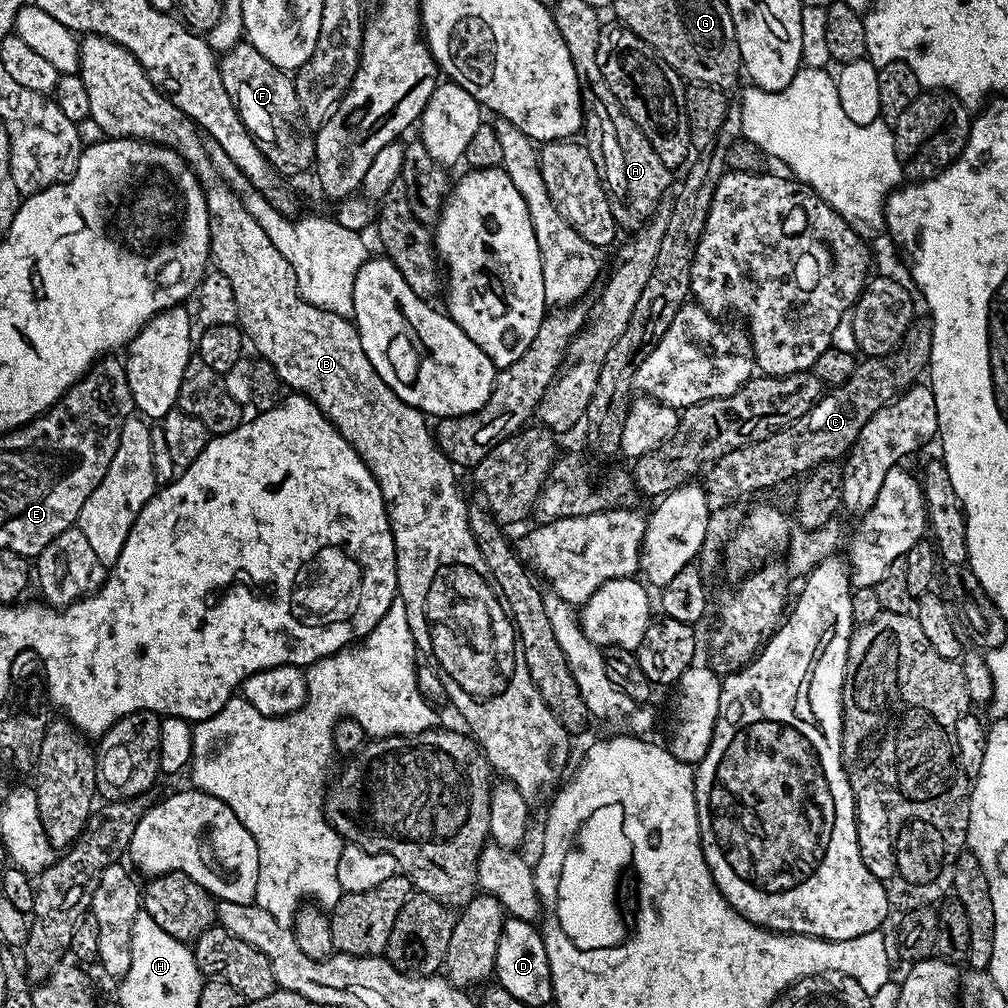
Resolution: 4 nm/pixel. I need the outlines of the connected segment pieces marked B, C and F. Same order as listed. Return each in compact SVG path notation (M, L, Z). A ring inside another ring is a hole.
M85 35L80 40L80 70L78 74L82 78L82 82L86 82L86 95L90 98L90 117L98 122L99 126L102 126L105 137L149 140L151 144L161 144L167 148L173 148L192 167L194 174L200 179L200 184L206 194L206 206L210 216L210 250L212 251L210 264L215 271L226 274L226 278L230 281L230 286L234 290L234 302L238 302L236 319L239 327L242 329L247 343L251 347L253 344L260 351L258 353L259 359L270 362L270 366L274 366L281 385L293 393L307 396L309 400L317 404L324 417L338 429L340 436L346 438L346 442L350 442L350 446L360 455L362 462L371 470L372 477L378 482L378 490L382 490L382 498L388 511L388 521L392 527L392 537L396 547L396 591L398 599L406 602L406 618L410 621L410 630L419 655L423 659L425 656L428 659L425 661L435 670L438 678L442 678L442 686L446 686L446 694L451 707L456 707L457 714L468 723L466 725L467 731L480 745L480 749L488 759L491 771L493 773L501 772L499 775L512 783L527 798L542 795L544 788L550 787L551 784L557 783L556 785L559 785L561 783L560 775L563 774L564 767L568 764L570 733L562 726L559 718L552 713L550 706L546 706L542 694L538 694L538 686L534 686L534 682L530 678L530 670L526 670L526 658L522 654L520 635L516 629L510 606L506 602L506 594L502 594L494 574L490 574L490 566L486 566L486 558L482 558L482 550L478 550L478 542L474 542L474 534L470 530L470 522L468 521L470 504L469 501L464 501L464 496L460 493L459 486L456 485L457 469L441 448L436 445L433 429L430 424L427 424L429 421L426 419L425 413L406 402L402 402L402 398L398 398L394 394L394 390L390 390L390 386L386 386L386 382L382 382L378 370L374 370L374 366L370 366L370 358L366 358L366 350L362 350L362 342L356 332L355 323L349 317L339 316L301 298L290 262L286 262L286 258L282 258L282 254L278 254L278 246L274 246L274 242L270 242L270 234L266 234L266 230L262 230L262 226L258 226L254 214L250 214L250 210L244 205L237 189L232 188L220 177L220 171L216 169L215 165L212 164L212 159L208 156L208 144L201 130L197 128L193 120L189 119L186 113L178 110L178 106L174 106L174 102L170 102L163 92L159 92L152 85L146 70L138 62L138 58L134 58L134 54L130 54L130 50L126 50L121 44L115 44L113 40L106 39L105 36Z
M917 319L908 327L904 341L890 354L869 356L856 365L854 374L845 384L839 385L829 394L821 395L812 405L807 416L798 418L787 428L771 432L762 442L747 444L741 448L722 454L722 458L712 461L707 469L708 477L702 480L709 497L720 500L736 500L751 492L764 492L775 484L784 484L796 475L807 474L819 464L836 462L852 449L862 426L878 410L895 400L905 388L925 375L932 359L932 326L927 319Z
M239 42L228 52L223 53L218 60L220 73L222 74L222 86L236 101L236 109L240 111L242 122L248 127L248 133L256 139L260 145L262 154L268 159L269 164L277 173L288 176L296 176L313 167L316 162L316 137L313 129L309 128L302 114L302 106L298 102L295 79L285 69L274 66L270 58L258 54L254 45L247 42Z

